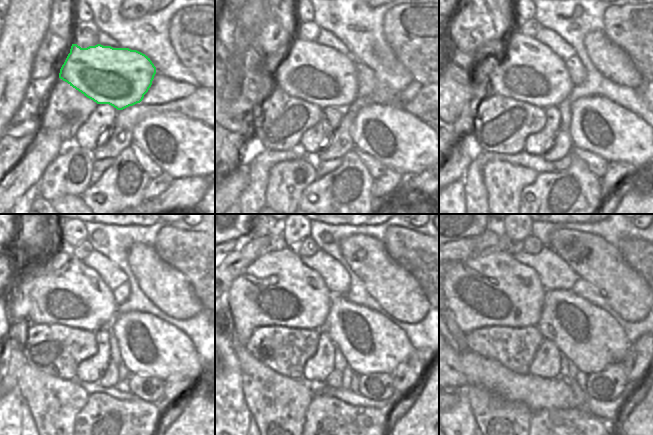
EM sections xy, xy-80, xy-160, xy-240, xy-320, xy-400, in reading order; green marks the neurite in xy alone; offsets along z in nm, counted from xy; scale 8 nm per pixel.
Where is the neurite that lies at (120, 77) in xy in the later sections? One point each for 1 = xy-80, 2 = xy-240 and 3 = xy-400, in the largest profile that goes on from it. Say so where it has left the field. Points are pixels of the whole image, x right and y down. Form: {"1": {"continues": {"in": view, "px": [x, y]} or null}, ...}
{"1": {"continues": {"in": "xy-80", "px": [320, 75]}}, "2": {"continues": {"in": "xy-240", "px": [63, 290]}}, "3": {"continues": {"in": "xy-400", "px": [495, 290]}}}

